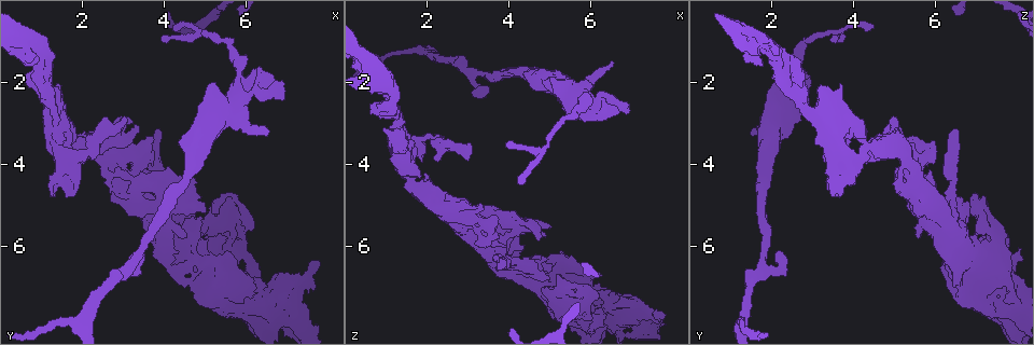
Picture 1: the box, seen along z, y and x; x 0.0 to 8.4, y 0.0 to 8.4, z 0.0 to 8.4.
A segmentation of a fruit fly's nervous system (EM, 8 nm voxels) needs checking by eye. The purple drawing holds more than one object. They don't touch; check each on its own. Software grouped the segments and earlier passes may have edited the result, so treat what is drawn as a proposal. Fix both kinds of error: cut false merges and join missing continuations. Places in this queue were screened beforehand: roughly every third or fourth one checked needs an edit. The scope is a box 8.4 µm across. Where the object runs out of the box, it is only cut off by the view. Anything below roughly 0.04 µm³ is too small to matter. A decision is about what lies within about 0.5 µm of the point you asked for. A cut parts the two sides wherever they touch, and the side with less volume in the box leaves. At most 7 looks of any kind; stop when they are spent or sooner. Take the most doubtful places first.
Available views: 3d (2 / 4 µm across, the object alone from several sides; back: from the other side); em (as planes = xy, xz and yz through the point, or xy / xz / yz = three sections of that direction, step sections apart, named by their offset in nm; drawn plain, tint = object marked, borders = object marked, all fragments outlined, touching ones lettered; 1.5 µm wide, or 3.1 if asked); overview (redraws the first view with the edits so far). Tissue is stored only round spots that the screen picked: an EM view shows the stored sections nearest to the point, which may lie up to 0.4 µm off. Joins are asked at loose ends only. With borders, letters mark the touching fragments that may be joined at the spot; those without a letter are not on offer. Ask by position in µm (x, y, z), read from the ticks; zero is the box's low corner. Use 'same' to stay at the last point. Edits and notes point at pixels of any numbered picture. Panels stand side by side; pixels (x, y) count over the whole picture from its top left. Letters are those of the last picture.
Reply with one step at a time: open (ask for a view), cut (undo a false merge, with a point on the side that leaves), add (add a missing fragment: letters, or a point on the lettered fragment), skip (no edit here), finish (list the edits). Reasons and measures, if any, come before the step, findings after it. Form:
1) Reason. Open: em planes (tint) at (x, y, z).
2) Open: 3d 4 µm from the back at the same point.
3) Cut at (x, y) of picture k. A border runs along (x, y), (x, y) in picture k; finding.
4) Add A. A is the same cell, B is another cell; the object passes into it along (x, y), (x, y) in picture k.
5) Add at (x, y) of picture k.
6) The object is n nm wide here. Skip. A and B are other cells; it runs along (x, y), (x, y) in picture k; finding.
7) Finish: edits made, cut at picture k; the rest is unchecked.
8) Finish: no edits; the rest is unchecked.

Sudden change in width. Open: 3d 4 µm at (0.75, 1.00, 1.70).

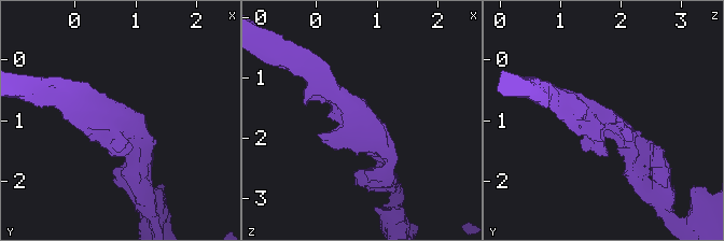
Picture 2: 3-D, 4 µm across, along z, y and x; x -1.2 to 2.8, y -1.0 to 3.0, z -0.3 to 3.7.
Shape alone is not enough. Open: em planes (tint) at (0.75, 1.00, 1.70).

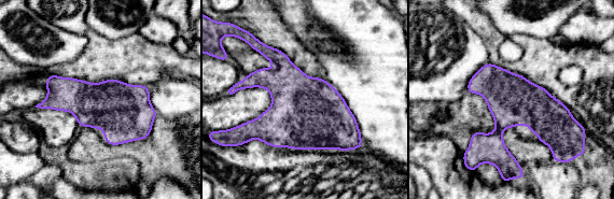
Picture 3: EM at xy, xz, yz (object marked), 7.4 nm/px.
Open: em planes (borders) at the same point.

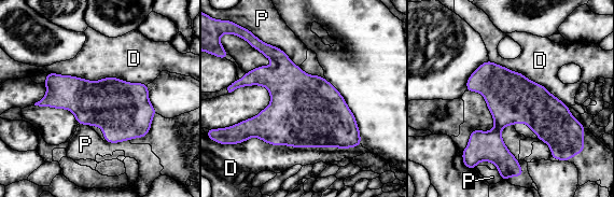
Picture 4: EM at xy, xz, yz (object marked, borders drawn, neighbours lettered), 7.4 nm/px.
The longest contact is with D, 900 nm. Skip. D and P are other cells; a border runs along (241, 142), (361, 144) in picture 4; one neuron here.

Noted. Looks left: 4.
A narrow waist. Open: em planes (borders) at (1.60, 3.55, 4.40).

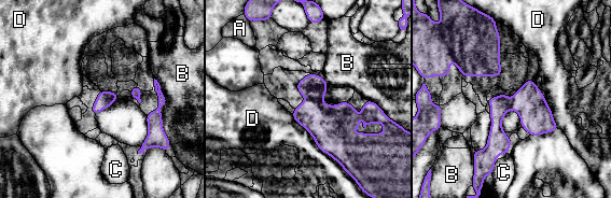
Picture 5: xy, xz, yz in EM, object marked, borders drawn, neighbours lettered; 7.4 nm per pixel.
Skip. A, B, C and D are other cells; one neuron here.

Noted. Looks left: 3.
Closes a loop. Open: em planes (tint) at (3.40, 3.55, 5.40).

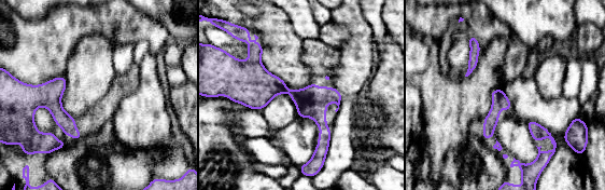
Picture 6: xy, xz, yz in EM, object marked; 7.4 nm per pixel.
What lies round it. Open: em planes (borders) at the same point.

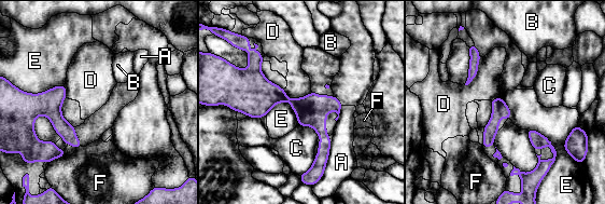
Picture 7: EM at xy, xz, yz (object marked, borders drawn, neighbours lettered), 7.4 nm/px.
Skip. A, B, C, D, E and F are other cells; a border runs along (283, 90), (289, 97), (311, 92) in picture 7; all the same neuron.

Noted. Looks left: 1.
Finish: no edits; the rest is unchecked.

